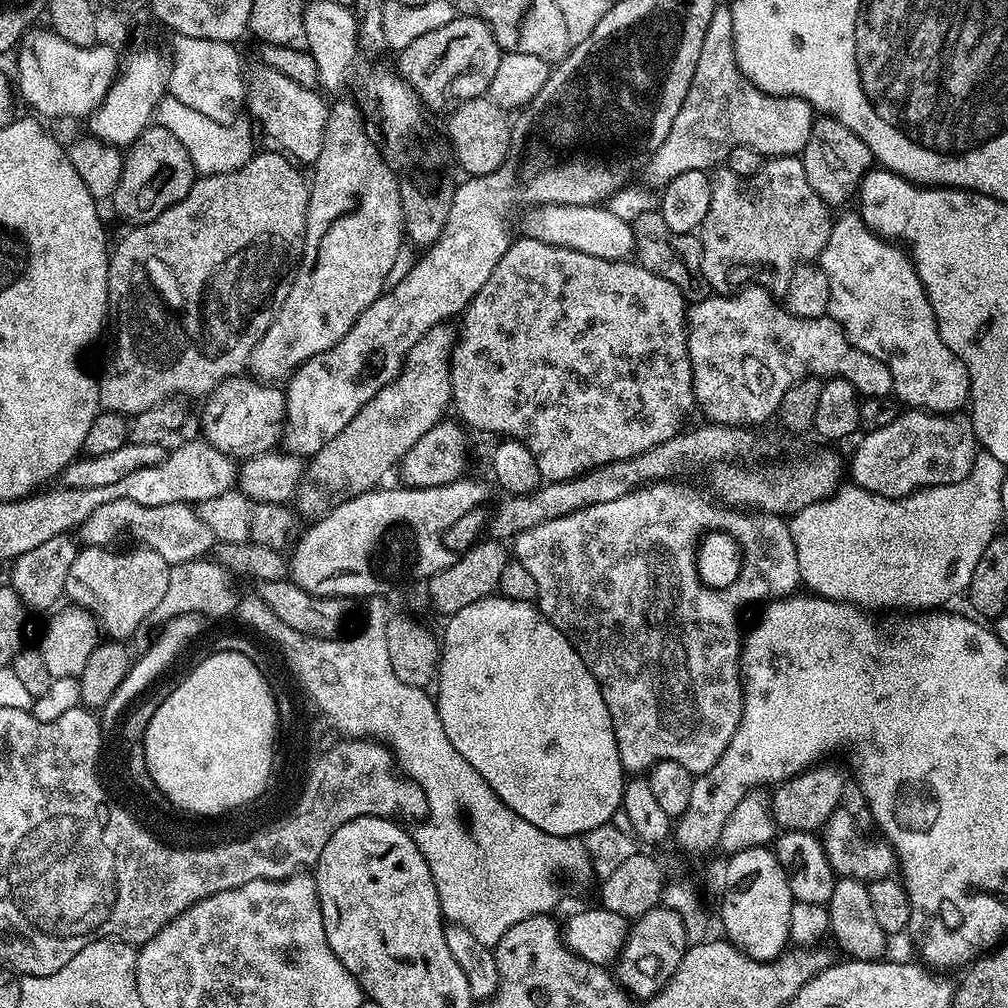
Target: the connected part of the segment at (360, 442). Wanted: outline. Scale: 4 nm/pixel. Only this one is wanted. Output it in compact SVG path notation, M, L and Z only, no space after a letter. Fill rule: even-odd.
M447 323L435 324L425 336L418 338L418 342L414 342L414 346L408 351L408 357L404 359L404 367L400 369L400 374L382 390L378 390L378 394L374 394L374 398L370 398L370 402L366 402L366 406L362 406L358 414L354 414L354 418L350 418L346 430L342 430L338 438L330 438L330 442L326 442L326 446L322 446L322 450L318 450L316 455L311 457L298 493L301 508L299 511L305 517L306 515L312 516L311 518L325 516L330 510L342 506L342 502L363 492L371 492L383 481L380 479L391 468L393 471L399 465L410 450L410 446L414 446L414 442L418 442L418 438L422 438L426 430L430 430L445 419L444 407L452 404L450 370L454 343L453 333L448 333L448 327Z

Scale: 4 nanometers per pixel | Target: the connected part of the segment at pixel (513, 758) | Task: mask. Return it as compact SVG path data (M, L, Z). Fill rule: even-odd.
M493 594L482 598L478 602L470 602L470 606L465 606L458 610L458 614L447 617L442 635L442 647L440 650L440 667L438 669L438 683L435 685L434 699L436 709L442 718L442 730L446 730L446 738L482 774L482 778L498 794L502 803L514 810L530 826L538 826L538 830L546 830L546 834L555 836L579 836L595 827L611 821L613 814L622 808L624 799L624 786L626 783L626 769L618 754L618 742L614 738L612 729L612 719L610 710L606 710L606 702L602 698L602 690L590 674L586 662L578 654L578 650L572 645L566 633L554 627L549 620L541 614L539 607L535 603L526 600L511 600L499 594Z

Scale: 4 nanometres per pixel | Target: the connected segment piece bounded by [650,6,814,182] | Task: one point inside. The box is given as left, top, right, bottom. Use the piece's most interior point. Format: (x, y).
(723, 109)

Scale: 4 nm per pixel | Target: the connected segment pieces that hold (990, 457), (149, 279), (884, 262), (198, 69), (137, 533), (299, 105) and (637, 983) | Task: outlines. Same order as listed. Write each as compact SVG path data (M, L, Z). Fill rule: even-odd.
M980 450L977 451L976 461L974 466L970 470L970 474L966 474L966 478L962 478L962 482L954 482L953 484L939 484L933 488L922 488L918 492L911 492L908 496L902 496L898 500L892 500L888 496L879 496L874 494L870 490L865 488L860 488L854 483L848 482L843 486L837 487L836 491L832 493L831 496L828 496L824 500L819 500L814 502L810 506L806 506L802 510L791 513L790 519L787 521L788 529L790 534L794 538L794 550L798 550L798 570L800 571L802 577L802 584L809 593L815 594L817 596L824 597L825 600L836 600L840 604L855 604L857 608L861 610L872 610L868 608L916 608L912 610L936 610L941 606L947 605L944 604L947 600L952 600L956 595L967 593L968 587L970 586L970 578L974 578L974 566L978 566L978 558L982 558L982 553L985 552L986 546L990 546L990 542L997 534L1001 531L1002 527L1002 482L1006 478L1006 466L1002 462L998 462L998 458L994 458L994 454Z
M257 151L250 157L246 163L240 168L235 168L229 172L219 172L213 176L200 176L193 180L192 188L186 194L186 198L182 198L178 202L174 202L174 206L170 206L166 210L162 210L162 214L158 214L158 218L154 218L145 224L137 224L129 227L129 232L121 238L120 241L115 241L114 247L111 249L108 258L108 319L110 332L112 328L112 349L108 352L108 361L104 364L104 373L99 373L98 383L100 385L100 406L101 409L110 412L119 412L121 414L135 414L142 410L147 410L149 406L154 406L154 402L162 402L167 396L183 395L189 398L207 397L209 392L215 390L223 380L228 380L231 376L239 376L247 369L248 359L254 350L254 346L258 342L258 338L262 338L262 334L266 334L266 330L270 326L270 322L275 318L276 312L282 306L282 302L286 298L286 294L290 294L290 286L296 277L296 267L300 265L301 258L304 257L304 235L306 234L306 210L308 209L308 189L309 181L299 172L301 169L283 151L277 152L260 152Z
M837 215L832 222L830 238L818 257L818 267L829 279L829 313L844 327L849 342L858 350L878 358L892 375L892 391L901 405L912 410L956 414L969 403L970 381L966 366L942 342L938 324L924 283L918 278L916 265L903 247L876 235L865 226L859 215Z
M176 36L176 54L170 62L170 71L166 76L166 88L171 96L178 98L188 108L214 118L214 122L232 124L239 114L240 107L245 107L244 64L236 53L235 43L214 42L206 38Z
M115 500L114 502L106 502L106 506L98 506L98 510L94 510L94 514L90 514L90 518L86 518L86 522L80 525L78 529L79 537L83 543L88 546L108 546L119 536L133 536L136 542L139 542L145 548L153 548L158 554L162 554L162 558L168 565L190 562L198 560L209 555L212 544L214 548L214 537L211 530L206 526L206 522L202 522L199 511L191 504L167 504L166 506L142 506L138 502L130 502L129 500Z
M269 71L267 75L260 89L253 96L251 93L249 107L252 106L253 114L260 119L266 135L281 136L284 139L283 151L290 154L293 161L311 165L322 150L324 137L321 134L328 125L329 105L324 104L316 88L298 86L298 82L290 82L290 78L274 71Z
M663 906L651 908L646 914L635 917L620 957L614 964L614 975L629 997L640 1002L649 1000L670 982L688 947L686 926L679 914Z

